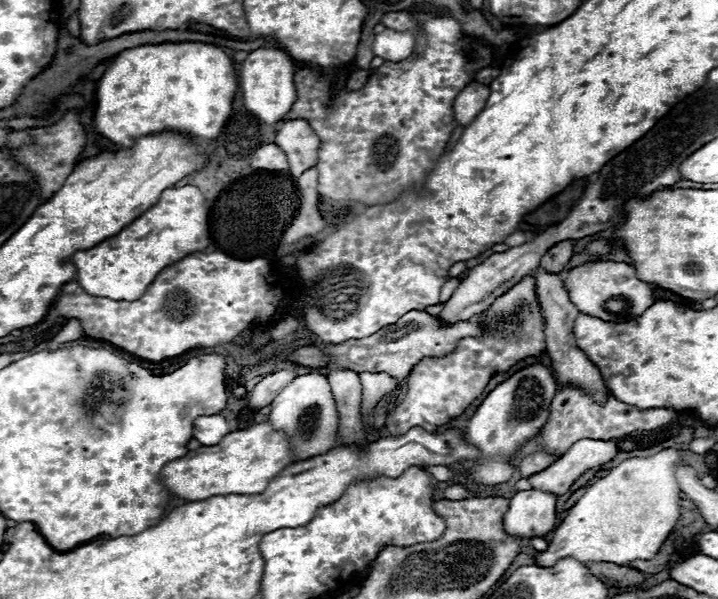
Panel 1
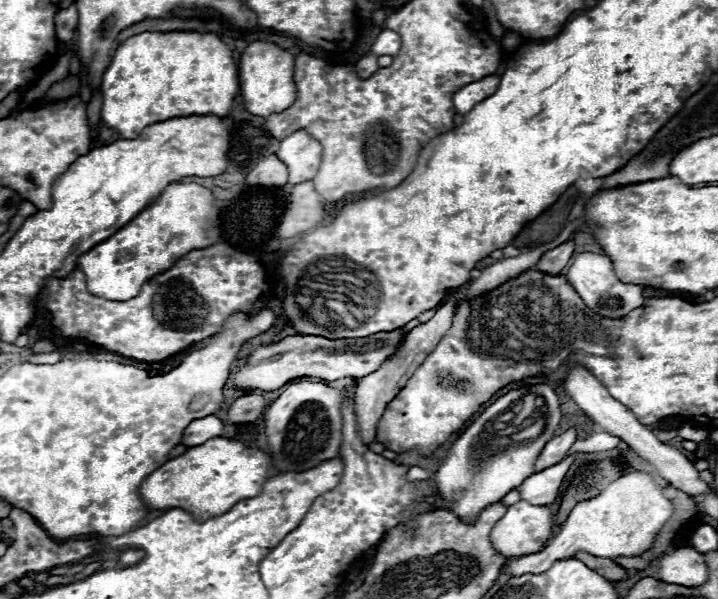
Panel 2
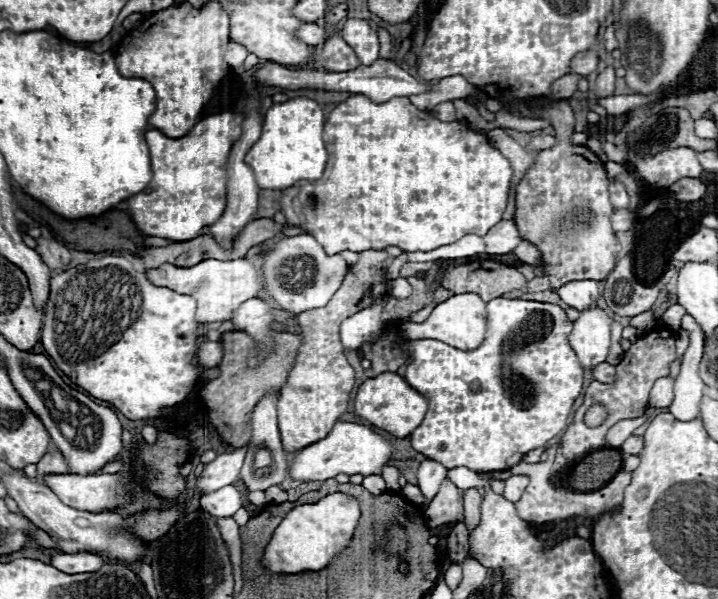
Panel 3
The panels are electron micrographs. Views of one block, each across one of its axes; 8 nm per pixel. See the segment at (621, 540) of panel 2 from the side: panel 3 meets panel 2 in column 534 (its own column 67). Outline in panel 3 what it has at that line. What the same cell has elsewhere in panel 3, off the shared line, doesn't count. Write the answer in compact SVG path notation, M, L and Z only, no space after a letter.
M78 552L78 554L54 554L52 562L54 568L66 572L66 574L78 574L78 572L94 572L104 564L104 558L88 552Z

